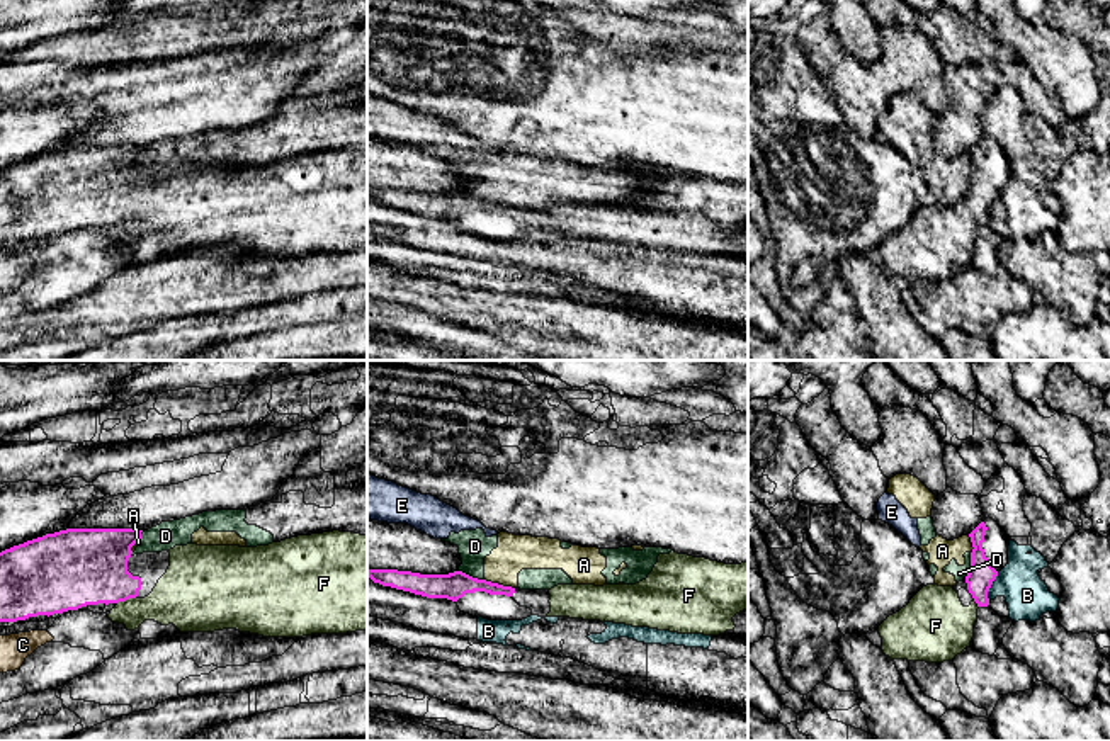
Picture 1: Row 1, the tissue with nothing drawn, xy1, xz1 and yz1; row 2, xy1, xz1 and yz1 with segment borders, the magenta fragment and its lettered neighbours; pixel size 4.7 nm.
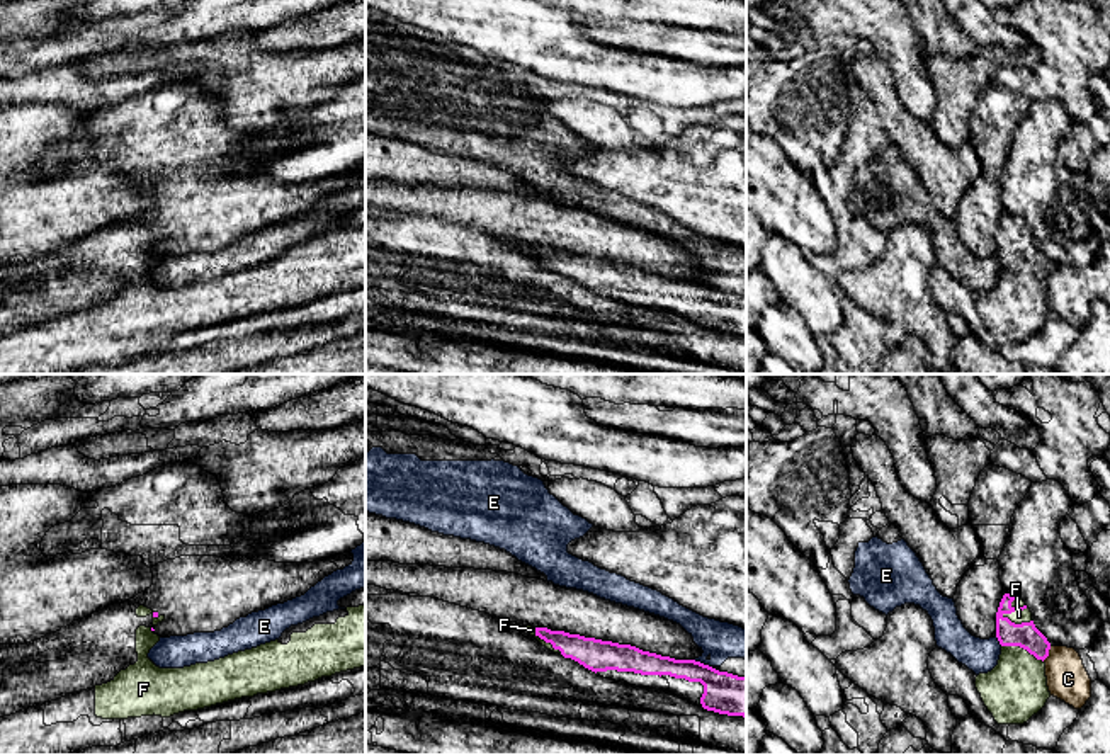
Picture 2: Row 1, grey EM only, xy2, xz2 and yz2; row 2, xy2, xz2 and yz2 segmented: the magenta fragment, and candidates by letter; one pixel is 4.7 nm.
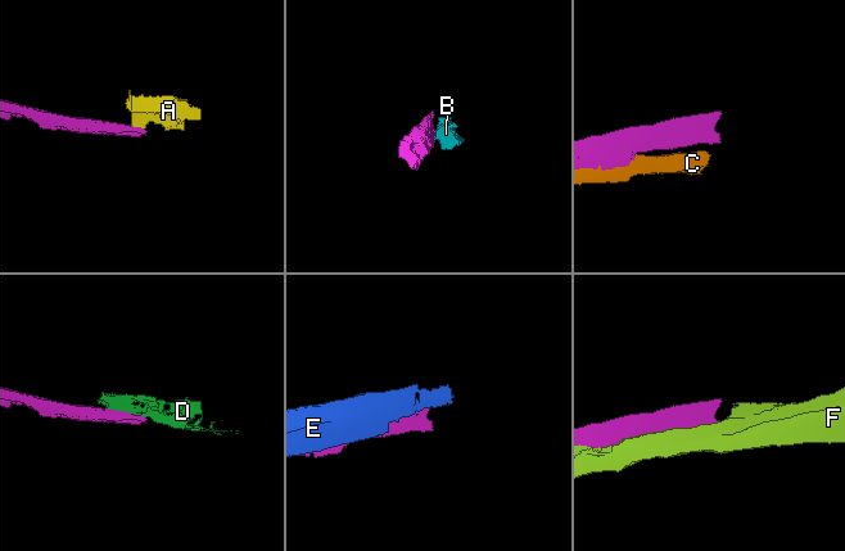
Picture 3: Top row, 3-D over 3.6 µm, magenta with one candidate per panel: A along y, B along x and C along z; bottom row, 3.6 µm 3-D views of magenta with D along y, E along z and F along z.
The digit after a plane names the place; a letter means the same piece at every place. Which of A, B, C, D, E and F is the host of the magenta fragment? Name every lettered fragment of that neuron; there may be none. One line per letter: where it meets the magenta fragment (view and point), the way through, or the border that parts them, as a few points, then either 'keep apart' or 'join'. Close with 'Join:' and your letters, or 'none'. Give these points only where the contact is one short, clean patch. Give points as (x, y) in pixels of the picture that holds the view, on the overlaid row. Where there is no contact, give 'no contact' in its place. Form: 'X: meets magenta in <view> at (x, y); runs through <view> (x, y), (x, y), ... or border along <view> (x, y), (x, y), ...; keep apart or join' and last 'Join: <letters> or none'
A: meets magenta in xz1 at (500, 585); border along xz1 (485, 578), (514, 588); keep apart
B: meets magenta in yz1 at (990, 587); border along yz1 (998, 573), (988, 599); keep apart
C: meets magenta in yz2 at (1047, 653); keep apart
D: meets magenta in xz1 at (471, 576); border along xz1 (459, 570), (483, 580); keep apart
E: meets magenta in xz2 at (702, 664); keep apart
F: meets magenta in yz2 at (1017, 624); join
Join: F

